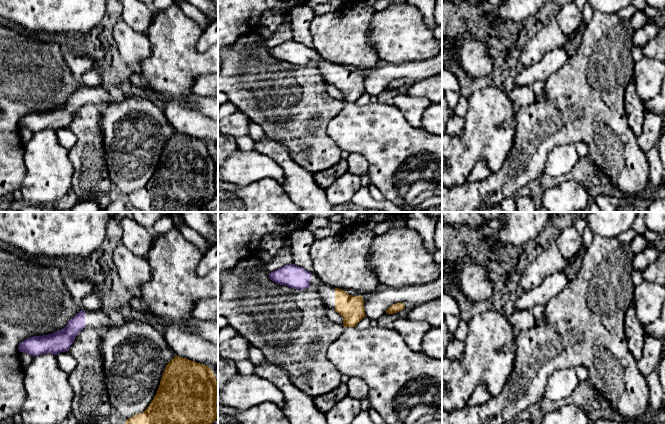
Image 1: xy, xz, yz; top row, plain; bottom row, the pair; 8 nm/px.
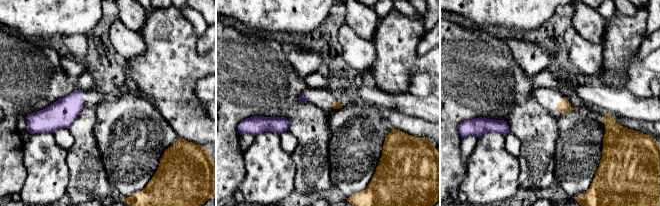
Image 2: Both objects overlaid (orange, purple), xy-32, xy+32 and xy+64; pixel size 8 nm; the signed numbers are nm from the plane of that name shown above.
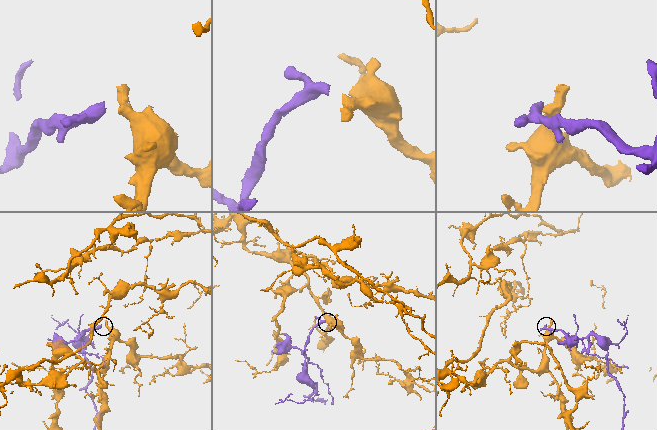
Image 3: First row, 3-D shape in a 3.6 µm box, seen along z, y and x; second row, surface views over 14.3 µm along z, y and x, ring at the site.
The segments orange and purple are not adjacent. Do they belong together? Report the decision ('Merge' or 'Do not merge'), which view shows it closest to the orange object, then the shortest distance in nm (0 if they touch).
Merge. Closest in xz. Distance 200 nm

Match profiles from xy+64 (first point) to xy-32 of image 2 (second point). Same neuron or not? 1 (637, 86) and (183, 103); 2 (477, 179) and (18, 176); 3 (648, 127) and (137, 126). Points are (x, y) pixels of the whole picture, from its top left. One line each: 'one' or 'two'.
1: two
2: two
3: two

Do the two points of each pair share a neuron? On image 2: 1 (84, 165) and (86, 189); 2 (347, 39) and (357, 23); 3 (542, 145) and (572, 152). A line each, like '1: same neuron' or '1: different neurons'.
1: same neuron
2: different neurons
3: different neurons

